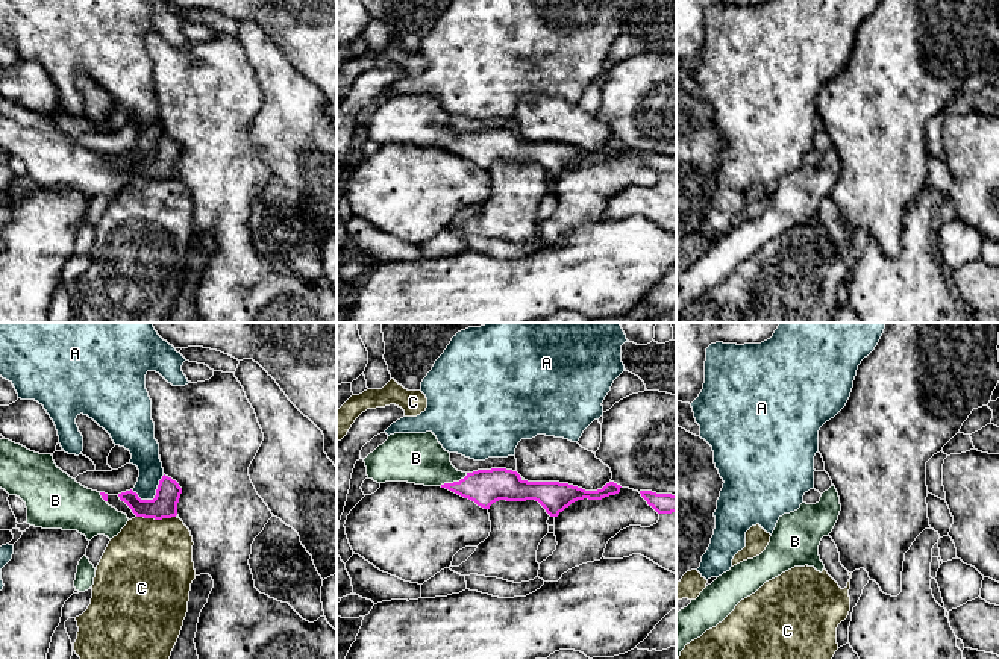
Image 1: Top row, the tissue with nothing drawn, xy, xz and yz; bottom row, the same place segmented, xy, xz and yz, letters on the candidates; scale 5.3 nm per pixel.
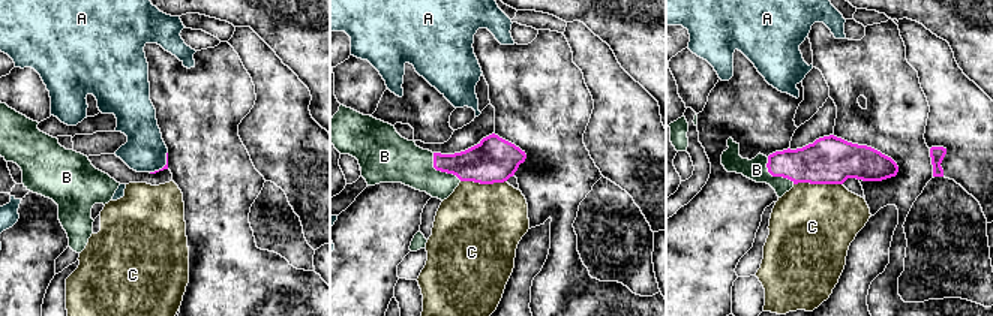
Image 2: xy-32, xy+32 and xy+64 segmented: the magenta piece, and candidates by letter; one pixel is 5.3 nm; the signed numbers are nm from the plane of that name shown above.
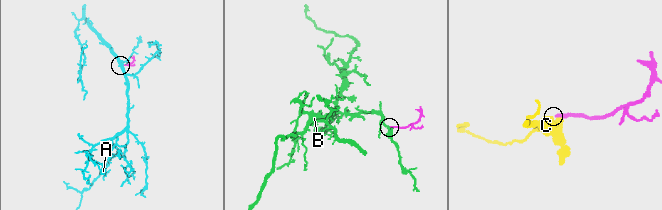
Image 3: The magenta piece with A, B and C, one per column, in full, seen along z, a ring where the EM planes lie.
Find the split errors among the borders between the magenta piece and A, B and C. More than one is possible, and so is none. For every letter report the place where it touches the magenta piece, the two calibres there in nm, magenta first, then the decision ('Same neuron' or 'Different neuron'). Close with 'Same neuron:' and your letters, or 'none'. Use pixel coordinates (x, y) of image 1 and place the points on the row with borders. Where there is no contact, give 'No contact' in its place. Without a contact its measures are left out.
A: Touches magenta at xy (155, 497). Thickness 140 nm (magenta) against 150 nm. Different neuron
B: Touches magenta at xz (454, 482). Thickness 190 nm (magenta) against 280 nm. Same neuron
C: Touches magenta at xy (156, 518). Thickness 140 nm (magenta) against 460 nm. Different neuron
Same neuron: B

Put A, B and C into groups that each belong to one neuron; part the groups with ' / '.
A / B / C

